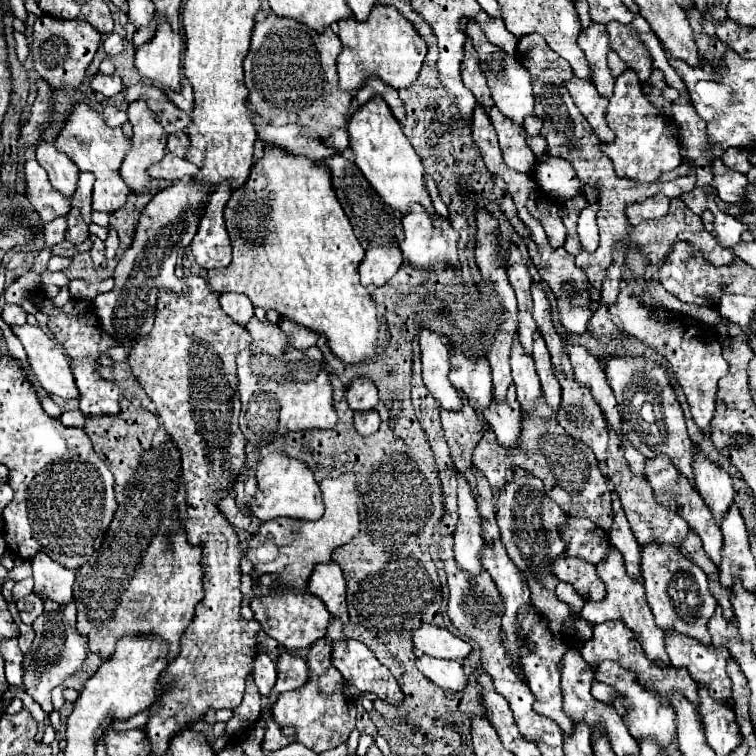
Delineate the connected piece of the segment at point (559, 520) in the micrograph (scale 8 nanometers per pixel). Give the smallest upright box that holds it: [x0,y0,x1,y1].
[495,469,575,647]

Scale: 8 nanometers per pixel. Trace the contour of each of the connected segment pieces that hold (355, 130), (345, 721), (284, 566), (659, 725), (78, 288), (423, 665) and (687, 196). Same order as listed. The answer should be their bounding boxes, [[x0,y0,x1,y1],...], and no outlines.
[[347,95,433,213],[273,617,357,753],[247,473,359,592],[595,661,677,745],[69,279,113,301],[415,655,467,691],[681,189,731,219]]

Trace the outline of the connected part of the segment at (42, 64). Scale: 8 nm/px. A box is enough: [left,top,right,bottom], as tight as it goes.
[31,17,101,89]

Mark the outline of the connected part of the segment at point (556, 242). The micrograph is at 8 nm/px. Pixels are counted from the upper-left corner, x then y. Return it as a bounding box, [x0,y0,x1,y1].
[527,189,567,247]

